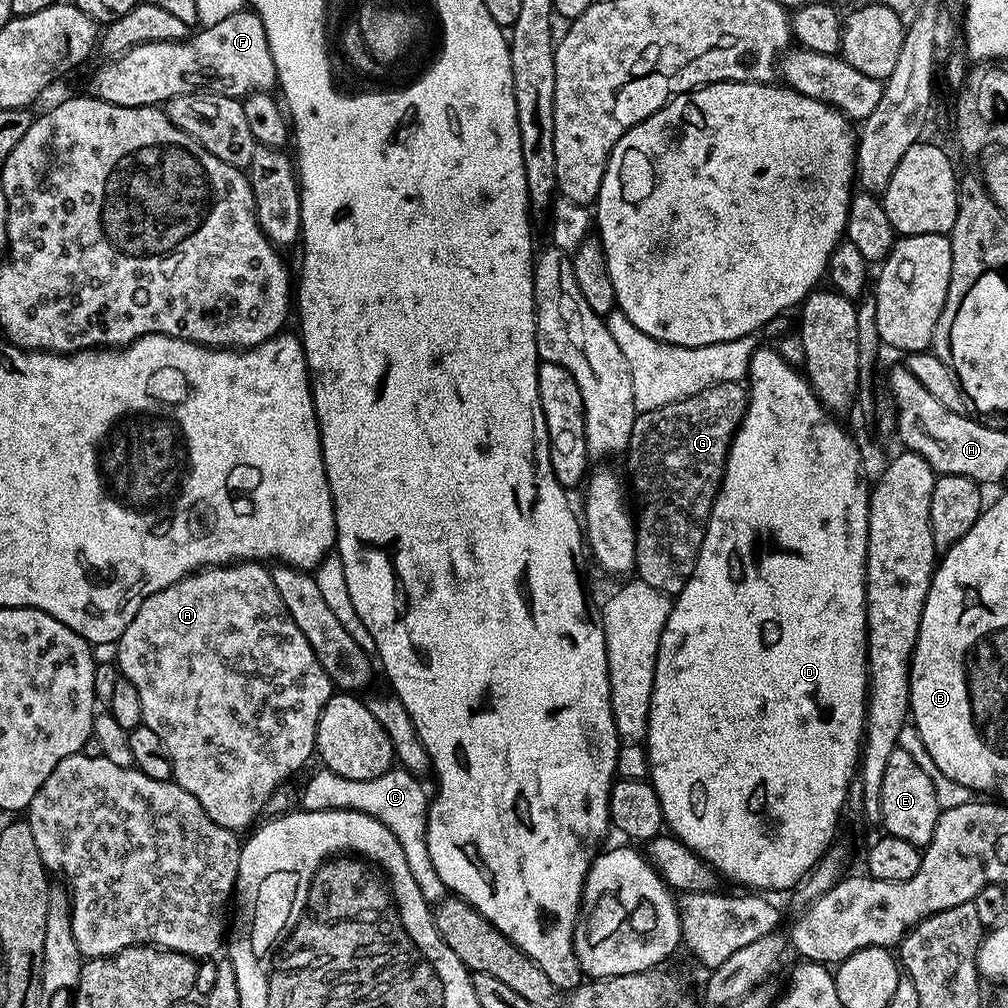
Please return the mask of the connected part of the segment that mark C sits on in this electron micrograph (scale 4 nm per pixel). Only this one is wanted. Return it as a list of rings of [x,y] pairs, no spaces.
[[[325,768],[312,775],[304,786],[298,802],[305,812],[317,812],[328,809],[354,809],[355,812],[369,813],[371,817],[378,818],[386,825],[391,833],[398,838],[402,846],[403,854],[406,856],[407,866],[414,882],[422,890],[430,906],[440,904],[447,899],[448,891],[434,864],[430,860],[429,847],[426,846],[426,826],[428,825],[428,796],[420,784],[417,775],[401,768],[391,768],[382,775],[370,779],[350,779],[334,774]]]

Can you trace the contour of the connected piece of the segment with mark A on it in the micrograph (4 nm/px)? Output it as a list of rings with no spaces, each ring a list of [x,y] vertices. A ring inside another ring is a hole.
[[[233,562],[214,568],[201,568],[200,571],[166,586],[166,590],[150,594],[150,598],[142,602],[138,614],[134,614],[130,626],[126,626],[126,630],[120,635],[114,651],[116,651],[114,660],[120,669],[121,677],[130,681],[134,690],[138,690],[138,699],[142,702],[143,724],[154,730],[158,738],[162,738],[162,746],[166,746],[170,754],[172,780],[180,784],[182,790],[194,794],[194,798],[198,798],[198,806],[202,806],[202,810],[206,810],[206,814],[210,814],[210,818],[218,822],[218,826],[233,830],[248,827],[251,829],[257,823],[256,815],[267,809],[268,799],[281,786],[287,785],[289,783],[287,780],[308,759],[313,759],[318,718],[328,699],[334,695],[334,685],[326,670],[322,670],[322,662],[318,662],[314,650],[310,650],[306,634],[298,630],[298,622],[294,622],[290,610],[282,606],[282,597],[278,595],[278,590],[274,586],[271,571],[263,563]]]

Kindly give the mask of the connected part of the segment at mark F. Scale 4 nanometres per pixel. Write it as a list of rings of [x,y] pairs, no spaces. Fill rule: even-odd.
[[[251,10],[230,14],[230,18],[214,26],[193,31],[187,40],[146,42],[103,62],[105,64],[97,66],[87,91],[114,106],[164,106],[182,94],[201,90],[243,98],[251,92],[267,92],[277,87],[274,58],[270,54],[270,42],[266,42],[266,26],[262,26],[262,18]]]

